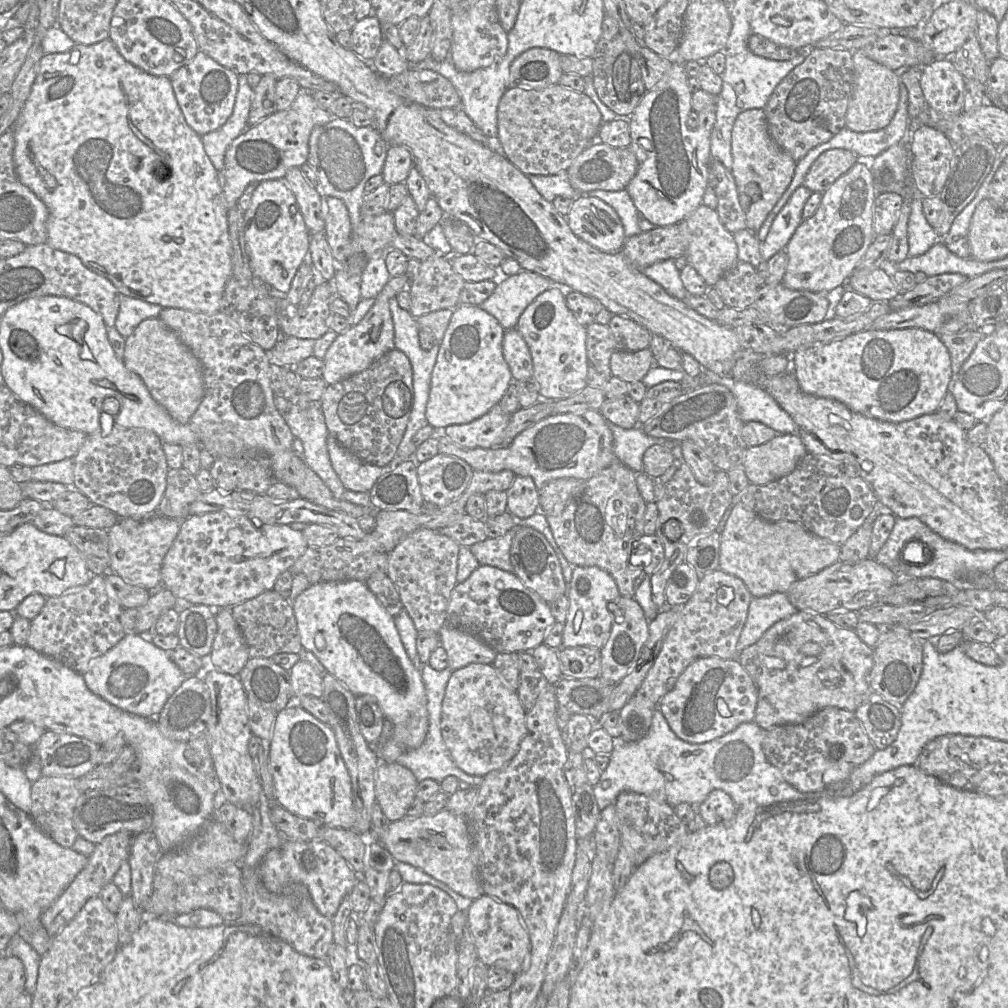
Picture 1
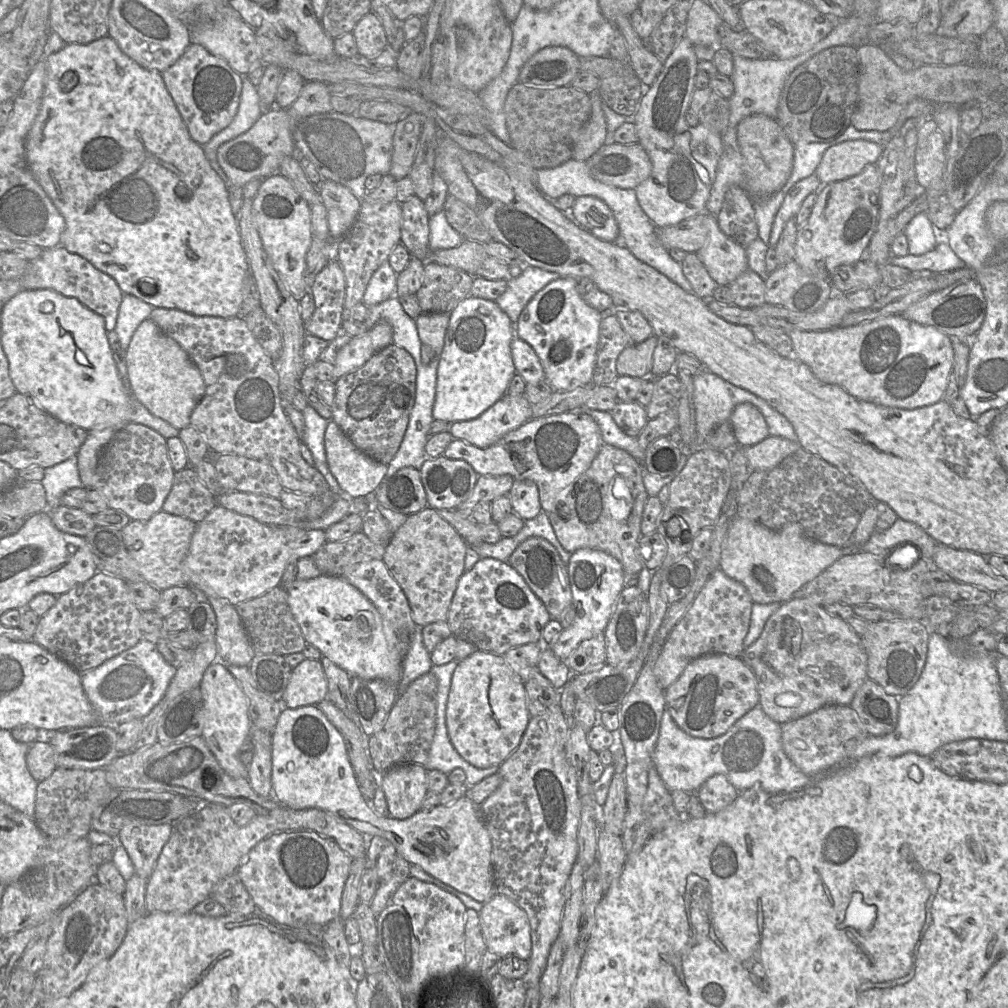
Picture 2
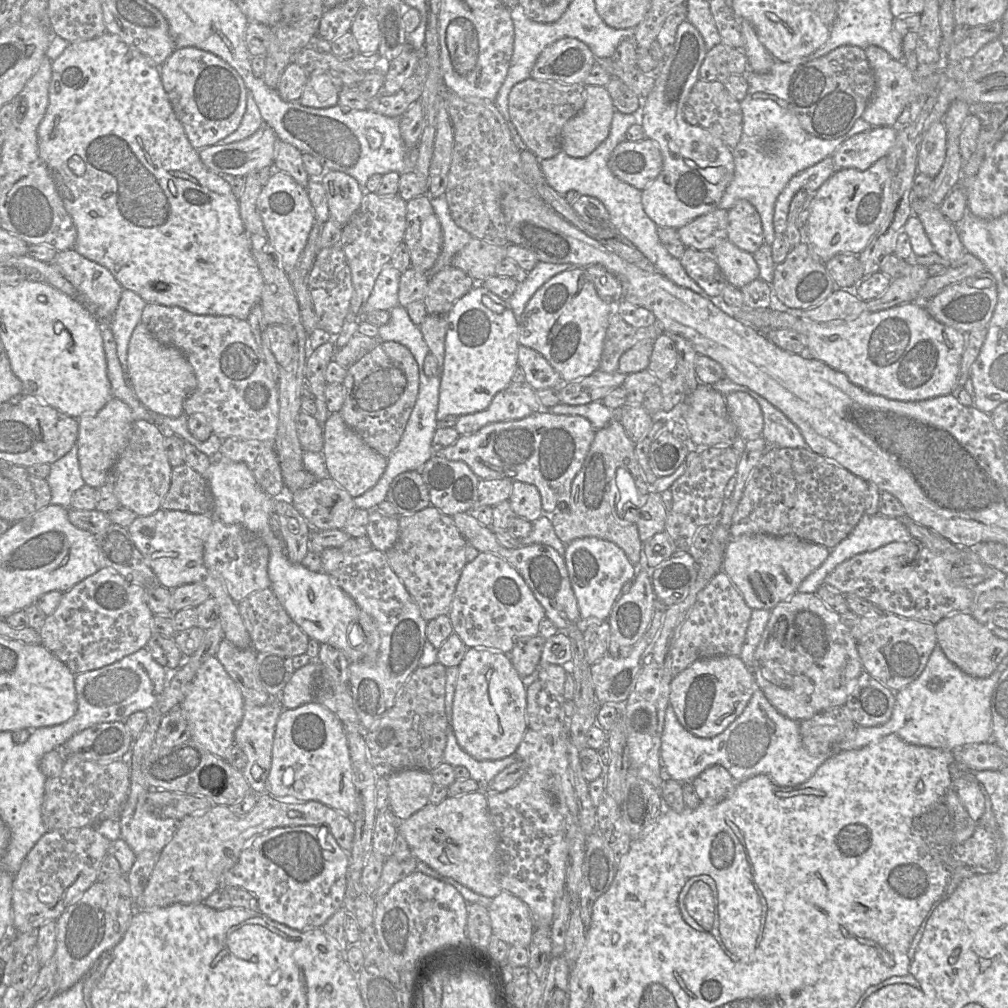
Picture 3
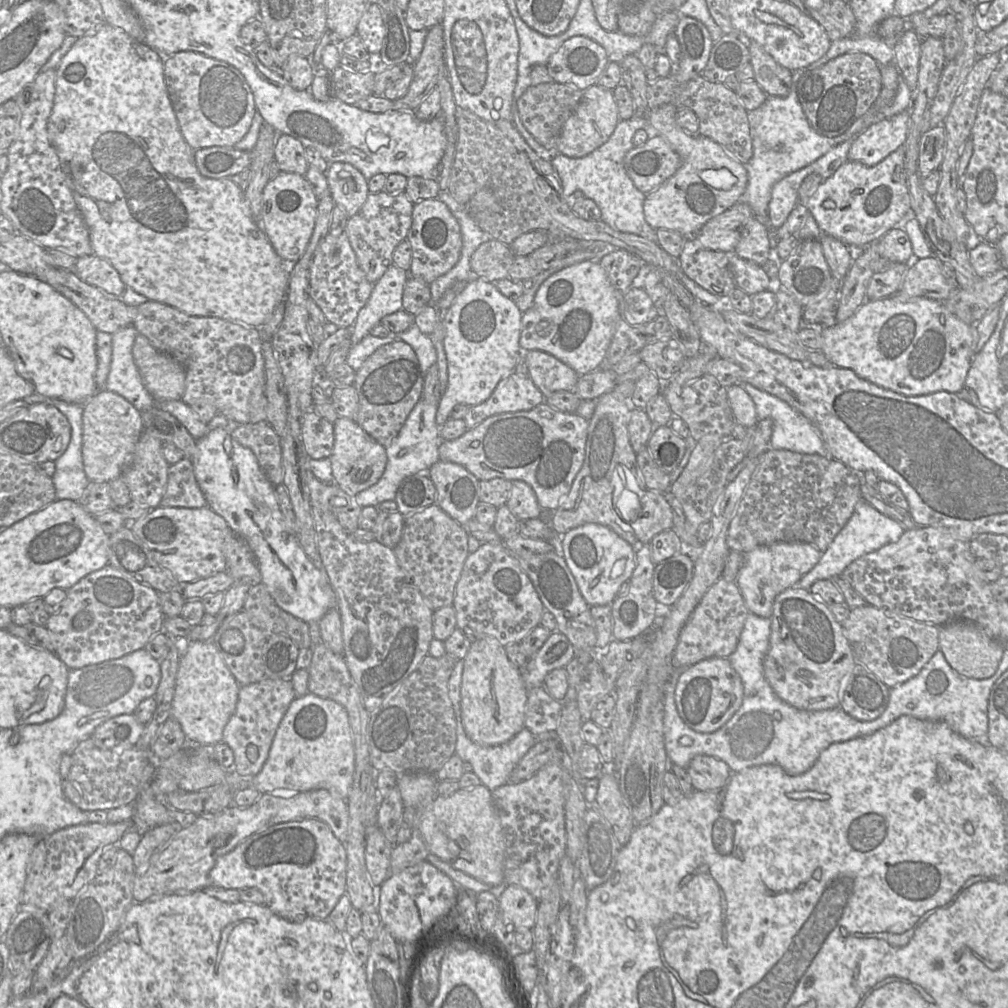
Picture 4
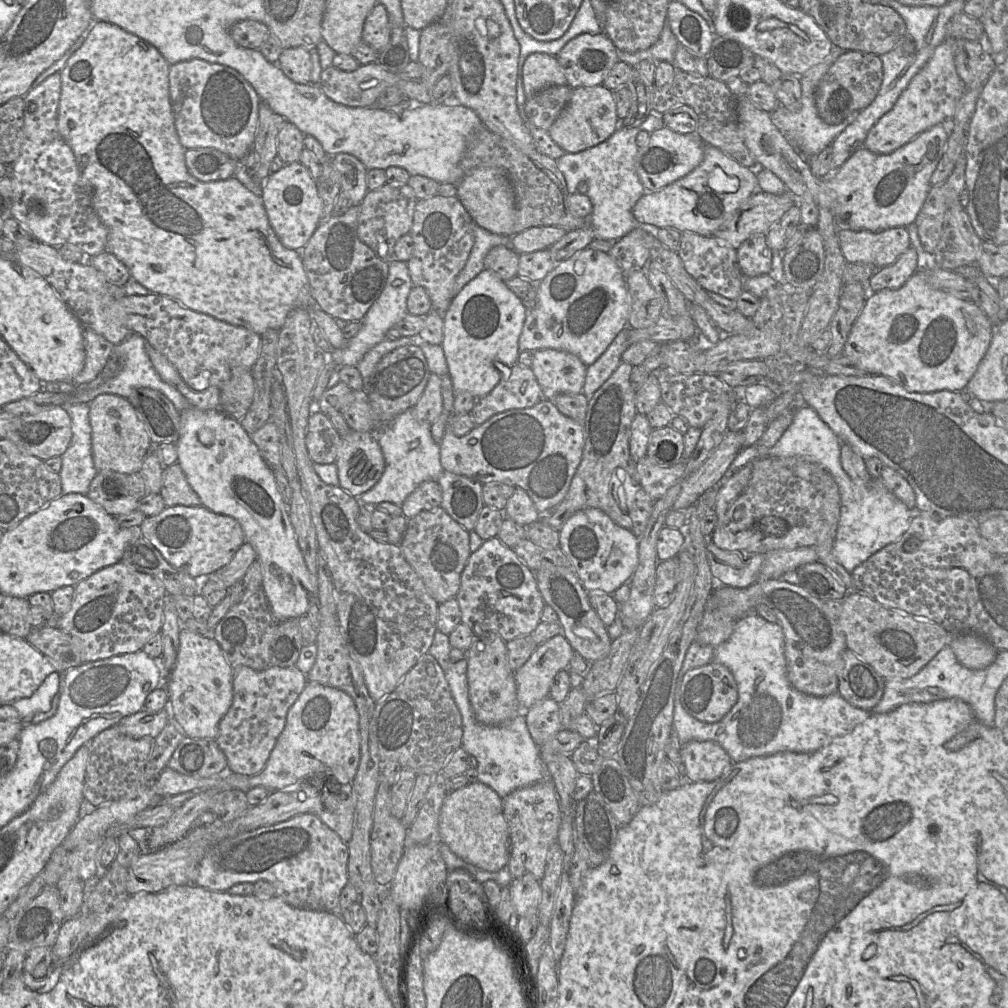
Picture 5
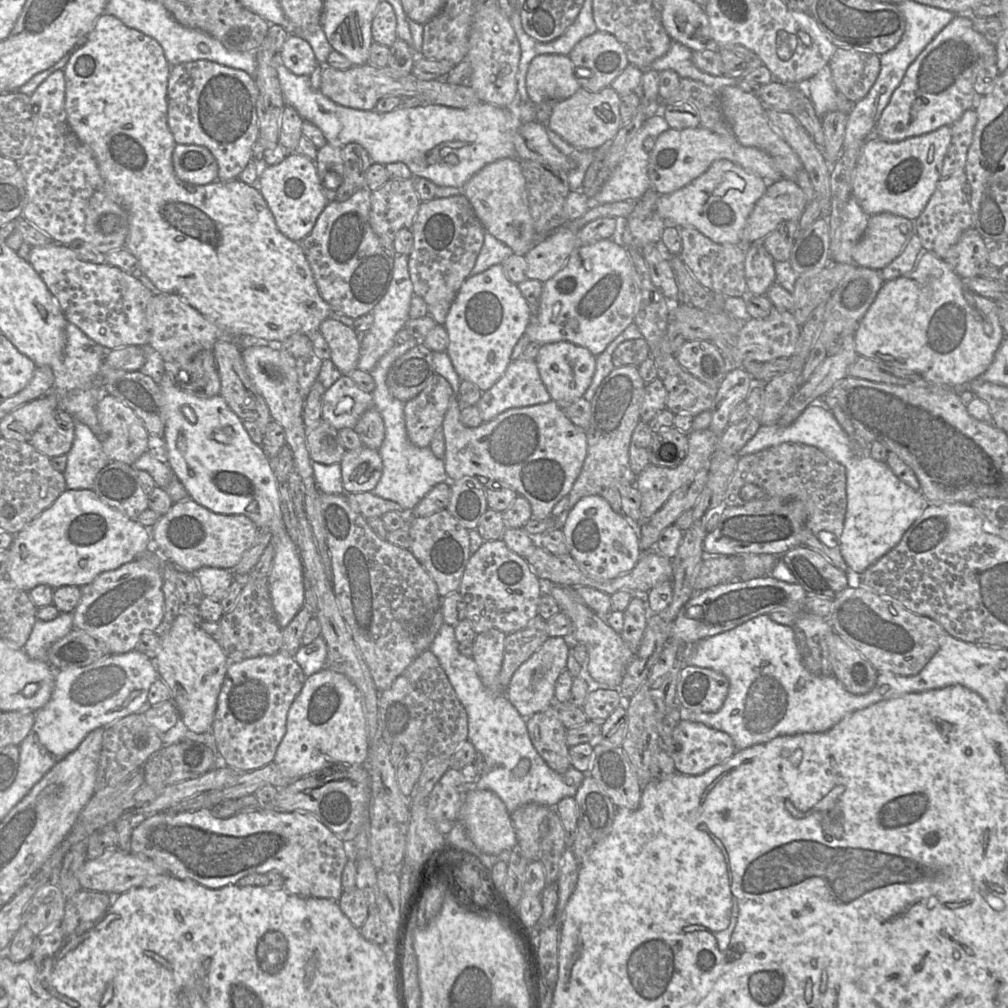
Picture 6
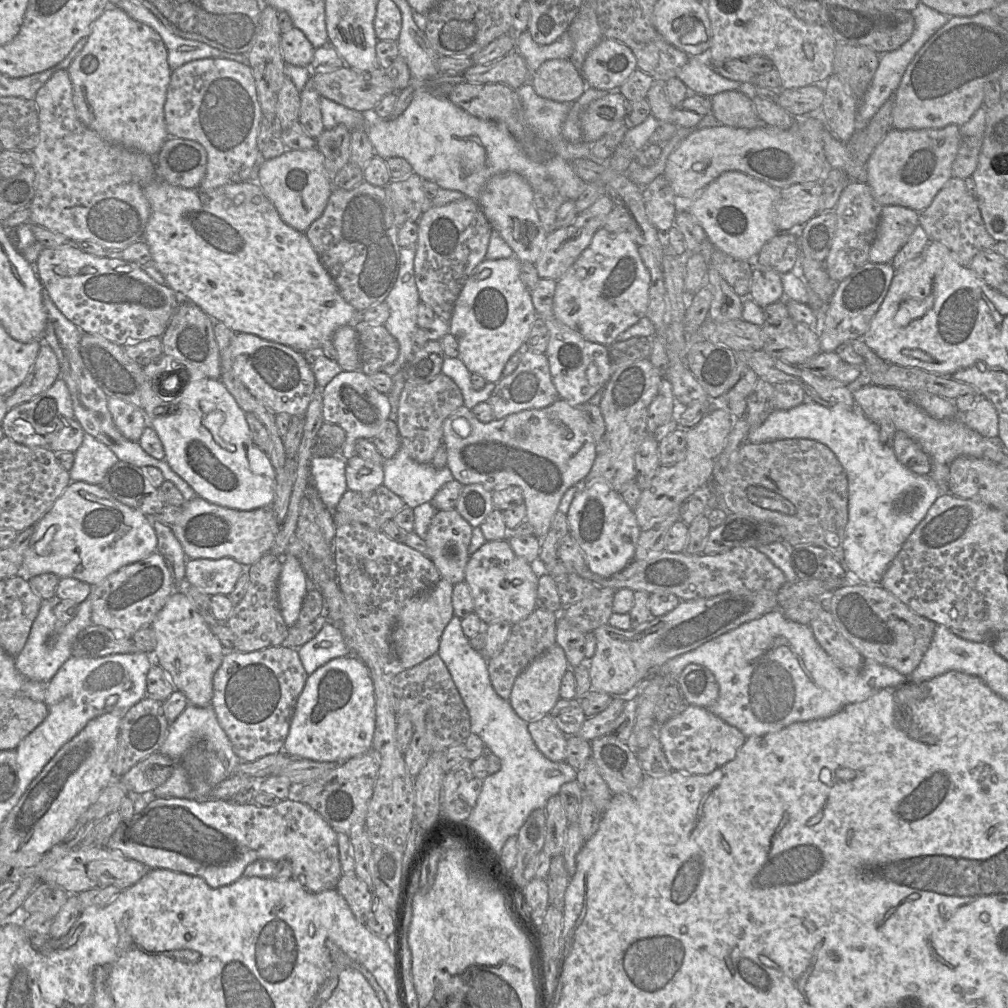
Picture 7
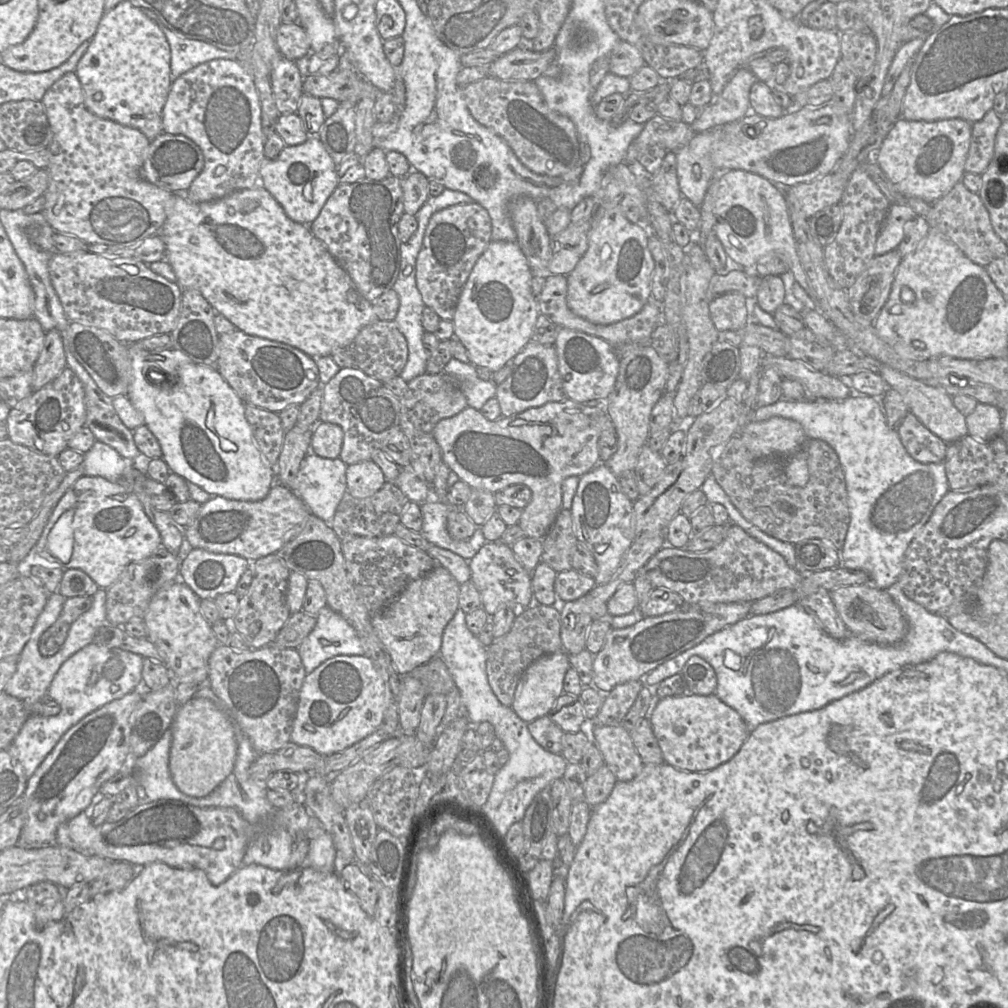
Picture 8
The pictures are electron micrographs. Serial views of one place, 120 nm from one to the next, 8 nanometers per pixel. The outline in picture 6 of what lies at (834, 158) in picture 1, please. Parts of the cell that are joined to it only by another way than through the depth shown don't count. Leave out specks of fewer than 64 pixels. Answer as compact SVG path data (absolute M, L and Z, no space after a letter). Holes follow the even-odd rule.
M955 15L908 67L900 85L883 110L873 136L887 142L898 142L927 134L942 126L951 126L961 118L966 110L977 108L979 96L973 86L975 77L979 70L991 65L996 65L995 44L975 30L969 15Z

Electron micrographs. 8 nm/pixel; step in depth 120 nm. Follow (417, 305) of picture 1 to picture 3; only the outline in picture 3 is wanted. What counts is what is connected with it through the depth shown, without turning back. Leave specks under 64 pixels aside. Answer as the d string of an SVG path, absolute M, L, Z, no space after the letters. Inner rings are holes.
M447 266L429 279L423 303L428 314L447 315L454 303L466 295L476 282L463 270Z

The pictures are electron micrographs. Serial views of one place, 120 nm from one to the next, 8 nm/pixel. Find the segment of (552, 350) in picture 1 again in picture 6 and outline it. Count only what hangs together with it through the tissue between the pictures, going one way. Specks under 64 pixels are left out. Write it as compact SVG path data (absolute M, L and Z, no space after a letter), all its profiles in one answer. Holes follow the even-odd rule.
M611 238L579 246L568 258L564 267L544 282L539 312L537 316L532 317L525 333L515 345L511 354L511 361L517 360L531 342L542 346L559 341L568 341L588 349L597 357L634 322L634 317L639 308L639 296L640 279L625 246L616 243Z

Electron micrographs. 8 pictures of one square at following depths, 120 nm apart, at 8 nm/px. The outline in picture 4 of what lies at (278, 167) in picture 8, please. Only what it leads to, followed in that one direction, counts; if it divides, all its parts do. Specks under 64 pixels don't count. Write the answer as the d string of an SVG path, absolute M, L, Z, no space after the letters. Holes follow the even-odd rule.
M280 171L265 186L262 197L261 230L284 262L295 264L304 254L315 227L318 201L310 183L299 174Z

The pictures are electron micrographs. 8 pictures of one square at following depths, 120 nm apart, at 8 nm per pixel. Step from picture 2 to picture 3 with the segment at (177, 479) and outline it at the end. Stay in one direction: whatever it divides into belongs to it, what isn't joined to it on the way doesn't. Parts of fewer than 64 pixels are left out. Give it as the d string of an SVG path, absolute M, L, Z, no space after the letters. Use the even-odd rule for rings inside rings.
M183 463L172 467L170 489L161 508L214 516L214 498L207 480Z

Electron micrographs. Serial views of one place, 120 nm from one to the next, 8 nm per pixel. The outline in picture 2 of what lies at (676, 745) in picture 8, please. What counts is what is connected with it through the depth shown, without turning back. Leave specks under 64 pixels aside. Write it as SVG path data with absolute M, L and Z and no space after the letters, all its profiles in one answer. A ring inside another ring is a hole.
M724 775L709 777L695 792L707 814L715 814L733 804L739 792Z

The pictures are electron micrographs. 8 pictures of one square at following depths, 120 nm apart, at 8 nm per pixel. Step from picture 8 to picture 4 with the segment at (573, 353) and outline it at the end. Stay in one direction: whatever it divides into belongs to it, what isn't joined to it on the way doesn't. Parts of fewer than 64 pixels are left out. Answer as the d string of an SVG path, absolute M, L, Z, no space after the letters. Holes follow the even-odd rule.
M540 350L525 352L529 377L546 397L556 391L574 391L579 375L553 355Z

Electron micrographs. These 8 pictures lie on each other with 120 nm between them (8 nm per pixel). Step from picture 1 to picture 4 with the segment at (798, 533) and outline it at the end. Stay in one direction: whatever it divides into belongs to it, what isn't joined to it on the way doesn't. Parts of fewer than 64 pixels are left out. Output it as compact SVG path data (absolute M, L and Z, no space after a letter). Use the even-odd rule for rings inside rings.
M776 542L761 545L743 555L736 584L750 613L771 618L774 600L784 590L797 585L802 576L820 560L822 552L804 542Z

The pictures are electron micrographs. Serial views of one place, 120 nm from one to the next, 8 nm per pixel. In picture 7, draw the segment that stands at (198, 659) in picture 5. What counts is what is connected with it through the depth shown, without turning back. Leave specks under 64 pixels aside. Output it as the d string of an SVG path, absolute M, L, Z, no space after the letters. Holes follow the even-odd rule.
M175 590L150 626L156 638L154 662L166 671L175 689L184 693L188 704L198 707L210 705L213 697L213 677L222 663L226 649L208 628L201 613L186 594Z

